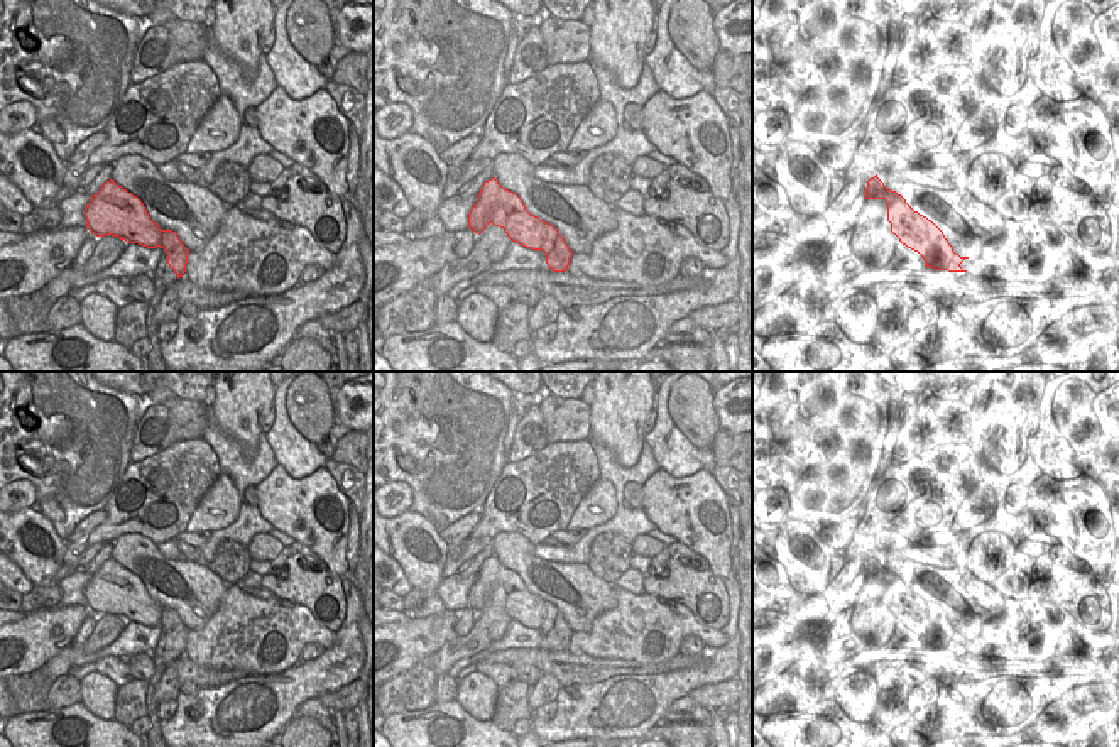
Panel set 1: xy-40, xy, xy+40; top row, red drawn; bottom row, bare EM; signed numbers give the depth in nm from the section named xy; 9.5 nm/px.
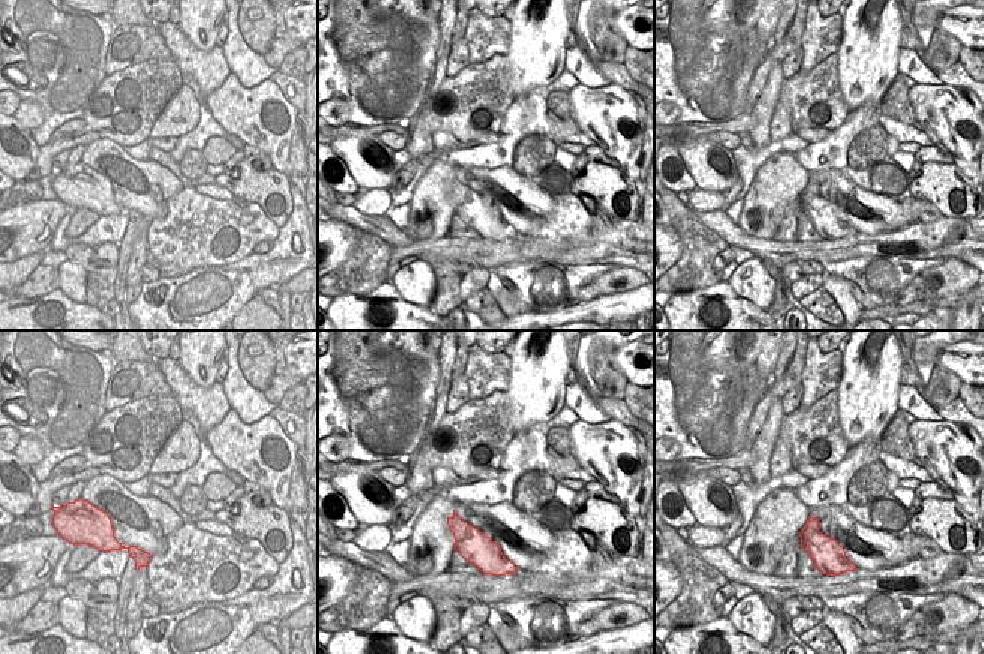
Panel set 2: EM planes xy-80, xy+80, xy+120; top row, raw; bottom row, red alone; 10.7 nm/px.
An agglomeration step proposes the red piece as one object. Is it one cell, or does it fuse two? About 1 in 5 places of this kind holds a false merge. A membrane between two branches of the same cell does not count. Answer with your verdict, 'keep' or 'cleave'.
keep

